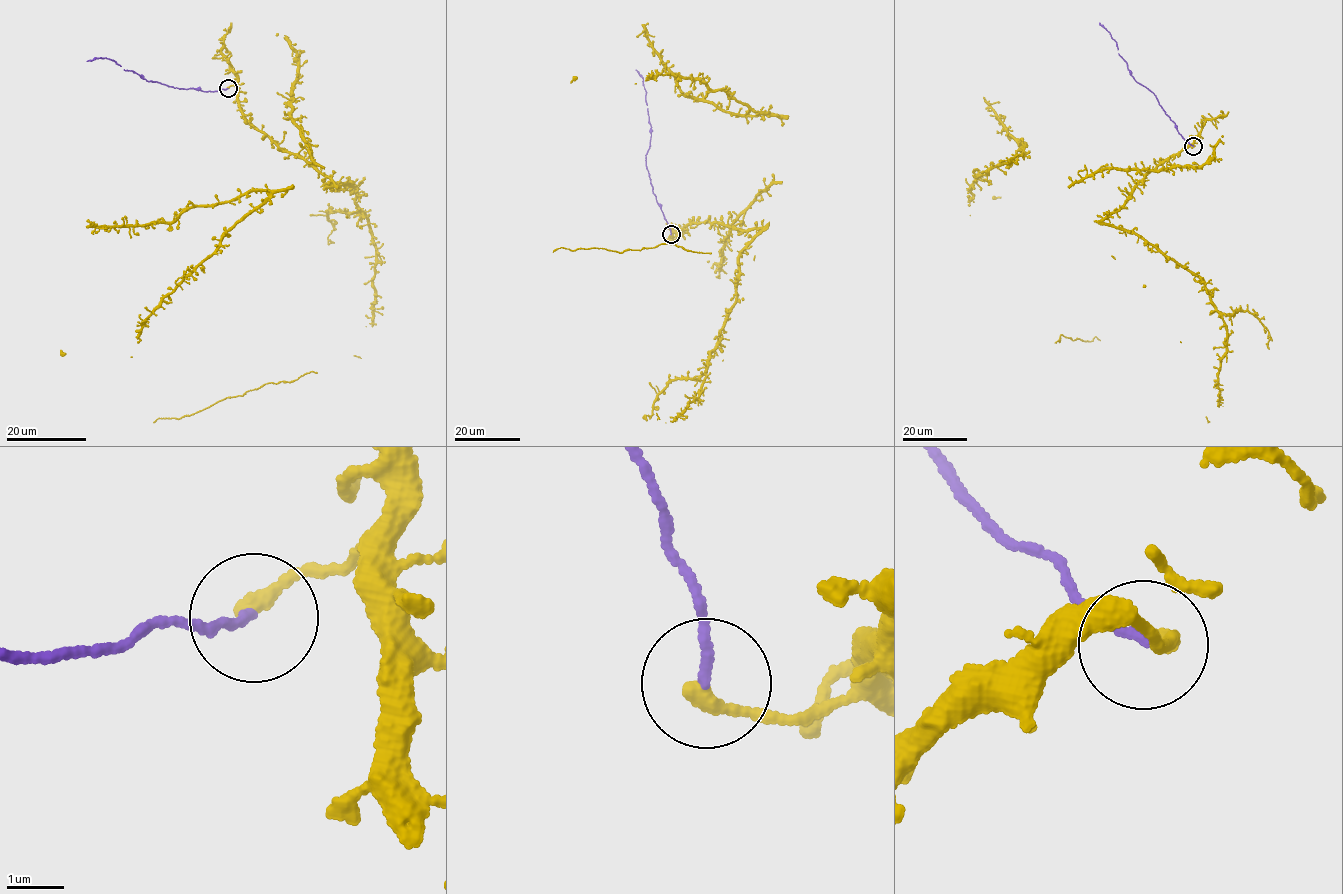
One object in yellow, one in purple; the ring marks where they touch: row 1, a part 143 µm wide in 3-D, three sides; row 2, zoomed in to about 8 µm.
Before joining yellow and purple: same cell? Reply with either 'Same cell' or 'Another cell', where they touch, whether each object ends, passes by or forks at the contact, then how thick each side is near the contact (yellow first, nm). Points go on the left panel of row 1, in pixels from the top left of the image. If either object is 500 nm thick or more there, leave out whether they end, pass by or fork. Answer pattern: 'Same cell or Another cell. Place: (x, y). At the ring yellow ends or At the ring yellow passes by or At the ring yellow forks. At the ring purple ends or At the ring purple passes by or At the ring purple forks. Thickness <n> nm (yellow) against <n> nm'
Another cell. Place: (228, 88). At the ring yellow ends. At the ring purple ends. Thickness 280 nm (yellow) against 150 nm

